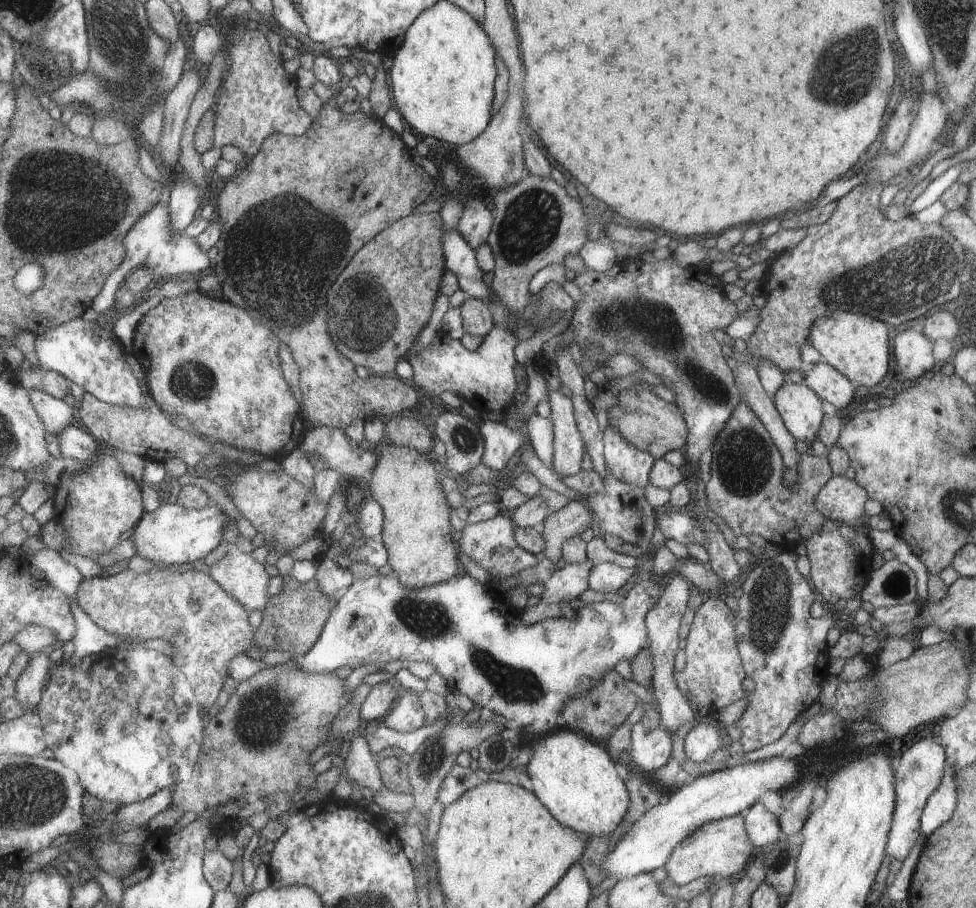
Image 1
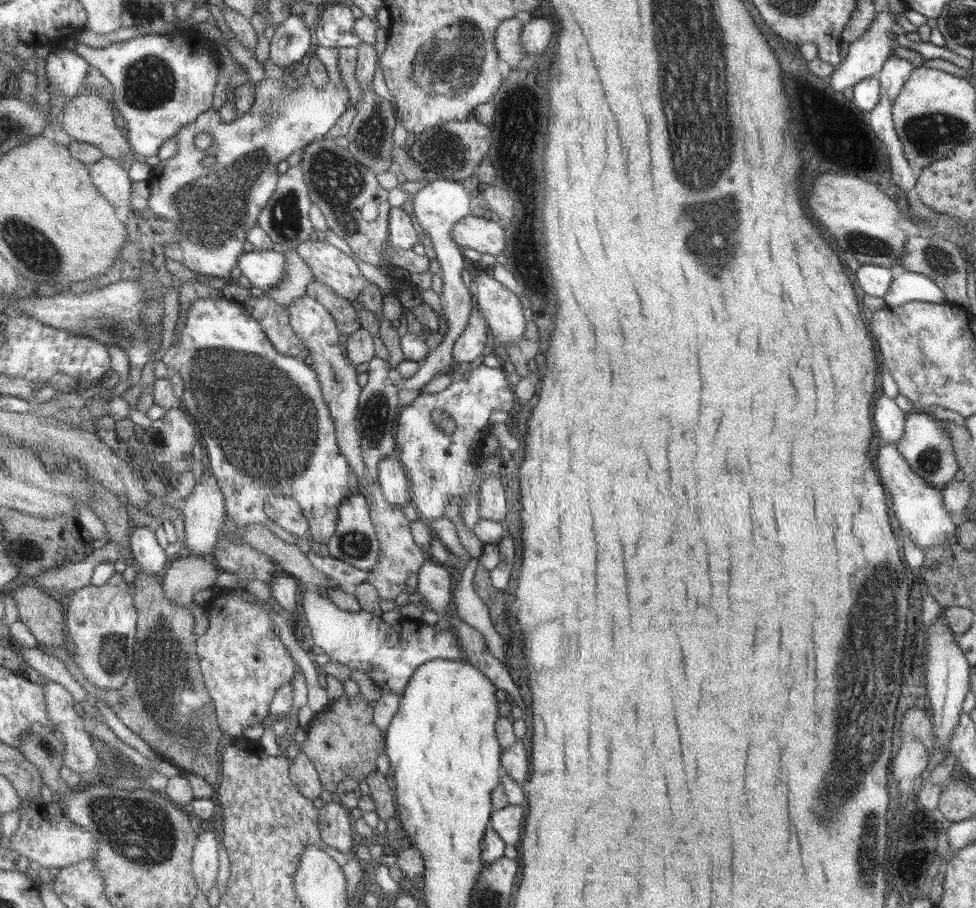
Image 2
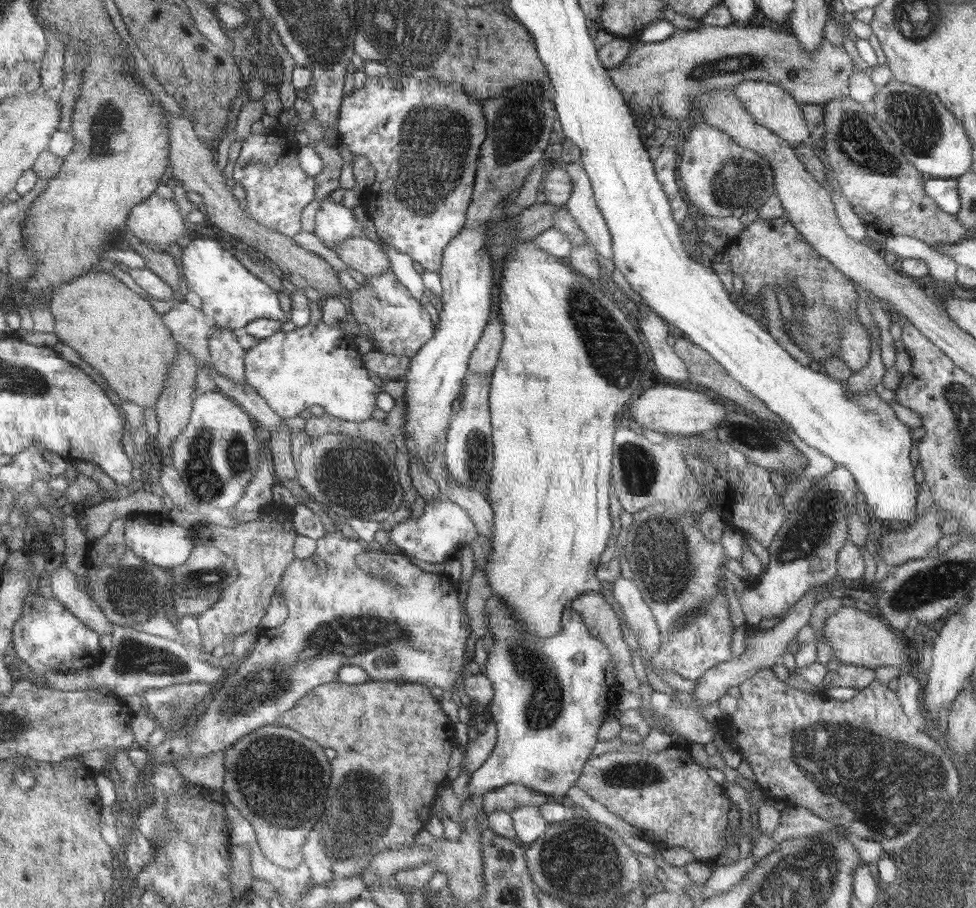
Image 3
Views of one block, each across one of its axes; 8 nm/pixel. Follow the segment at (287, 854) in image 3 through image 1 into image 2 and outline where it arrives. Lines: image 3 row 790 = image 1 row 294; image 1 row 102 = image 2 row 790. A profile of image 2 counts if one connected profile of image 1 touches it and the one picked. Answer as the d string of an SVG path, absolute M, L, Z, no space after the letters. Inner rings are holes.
M343 694L321 714L315 714L313 724L305 732L307 740L299 750L315 764L323 790L329 790L333 796L337 792L337 784L343 782L345 776L351 776L355 782L373 776L379 754L387 752L387 732L375 724L375 708L363 694Z

